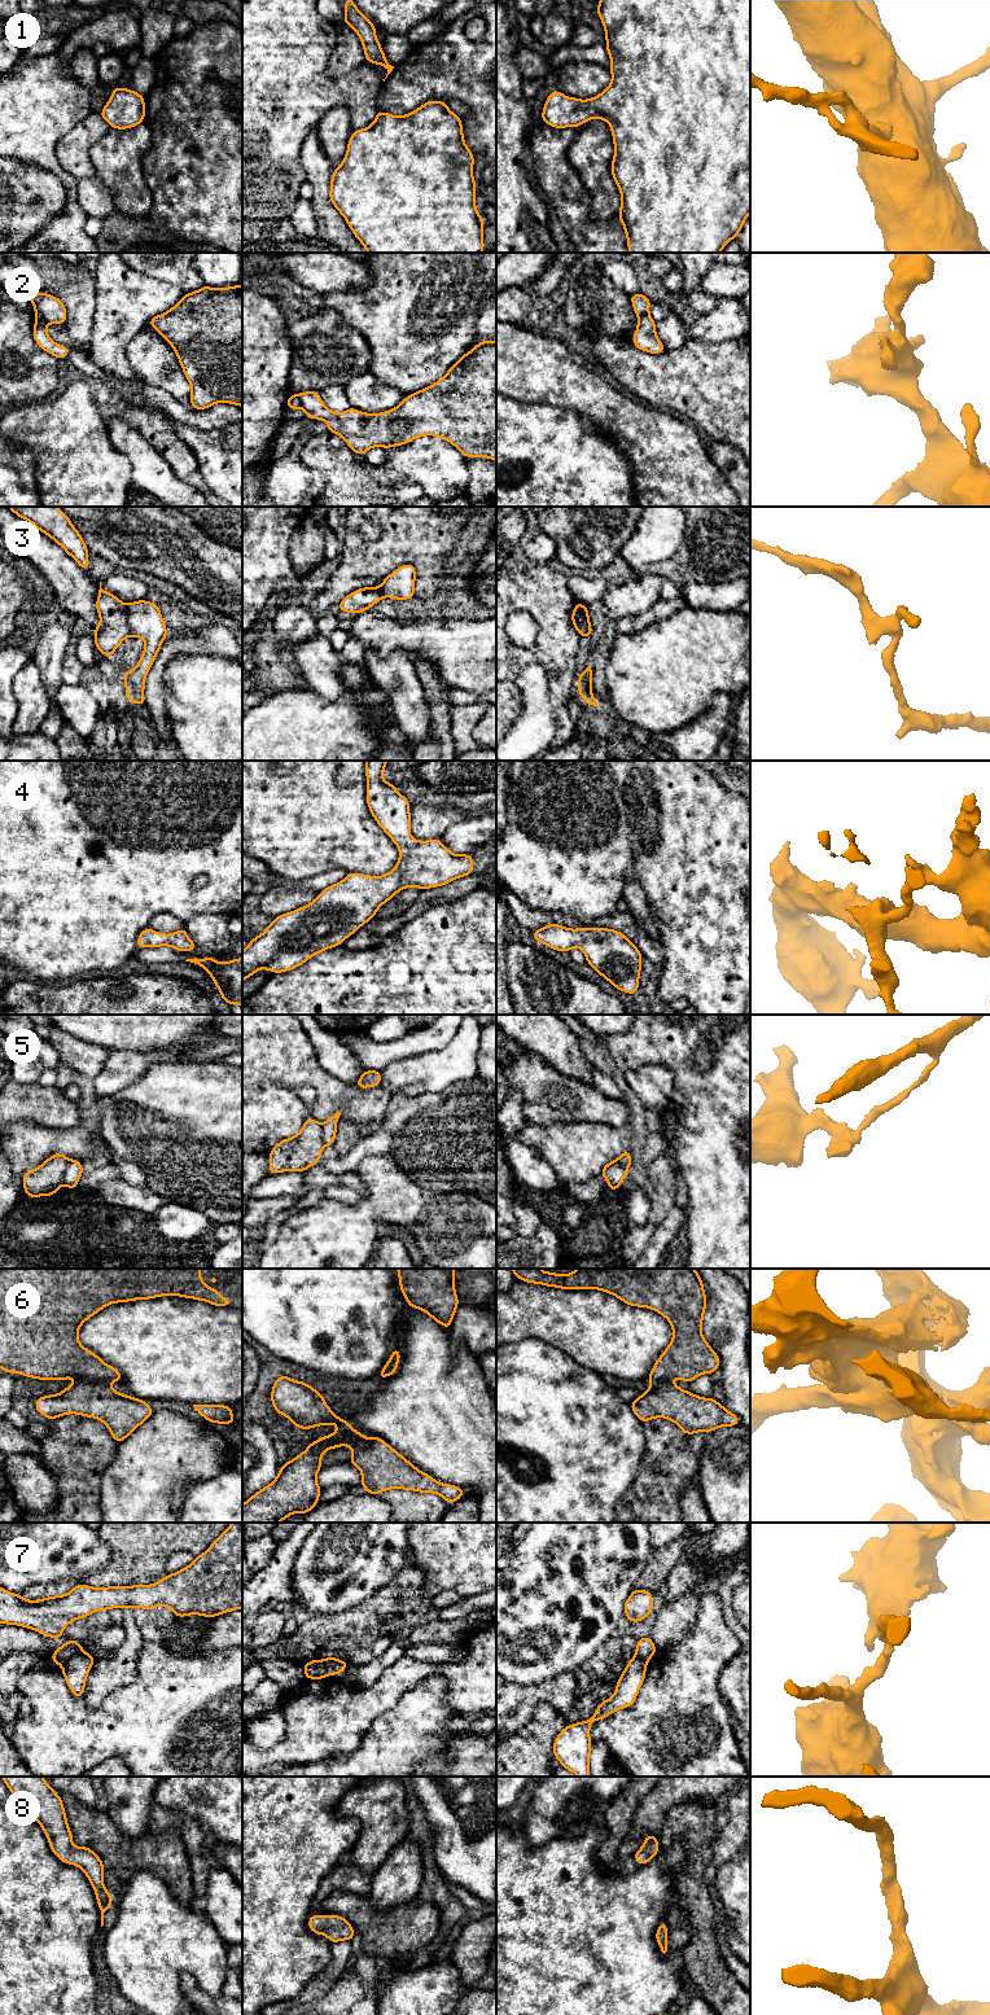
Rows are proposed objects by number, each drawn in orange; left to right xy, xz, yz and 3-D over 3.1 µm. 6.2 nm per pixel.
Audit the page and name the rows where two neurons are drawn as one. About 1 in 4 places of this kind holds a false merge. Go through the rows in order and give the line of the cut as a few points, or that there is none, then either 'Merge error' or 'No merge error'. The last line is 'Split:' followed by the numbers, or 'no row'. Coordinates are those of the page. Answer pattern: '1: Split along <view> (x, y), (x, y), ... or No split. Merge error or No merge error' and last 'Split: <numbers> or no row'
1: No split. No merge error
2: Split along xy (35, 311), (48, 323). Merge error
3: Split along xy (126, 604), (126, 621), (131, 635). Merge error
4: No split. No merge error
5: Split along xy (70, 1160), (62, 1182). Merge error
6: Split along xy (78, 1379), (108, 1384). Merge error
7: Split along xy (82, 1651), (61, 1665). Merge error
8: No split. No merge error
Split: 2, 3, 5, 6, 7

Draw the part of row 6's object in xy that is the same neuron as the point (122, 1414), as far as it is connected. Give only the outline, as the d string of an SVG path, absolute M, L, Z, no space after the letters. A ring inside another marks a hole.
M76 1380L57 1394L35 1399L35 1409L48 1420L76 1414L101 1420L119 1444L154 1412L144 1399L115 1392L106 1383Z

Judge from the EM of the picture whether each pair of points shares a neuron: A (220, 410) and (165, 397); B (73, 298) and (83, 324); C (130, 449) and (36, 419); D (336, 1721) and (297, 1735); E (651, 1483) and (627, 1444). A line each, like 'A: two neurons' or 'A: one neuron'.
A: one neuron
B: one neuron
C: two neurons
D: one neuron
E: two neurons

